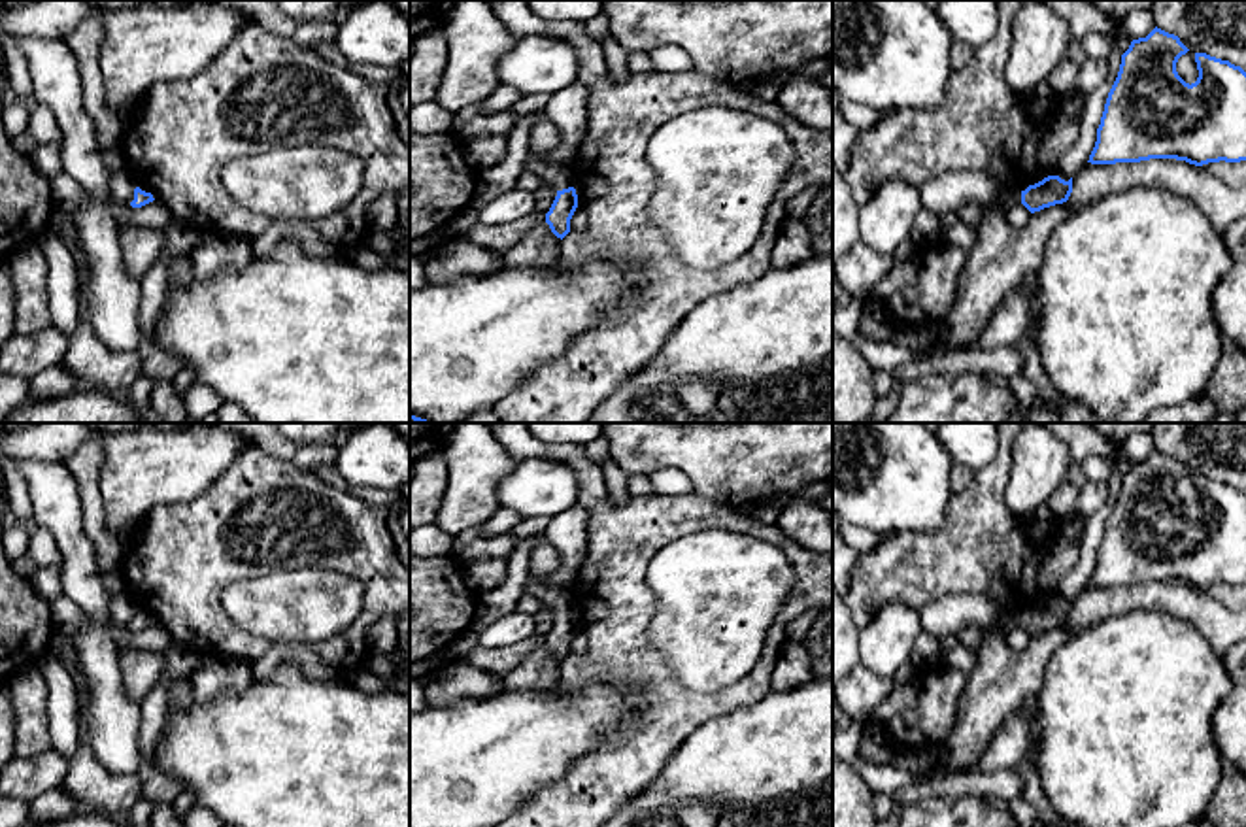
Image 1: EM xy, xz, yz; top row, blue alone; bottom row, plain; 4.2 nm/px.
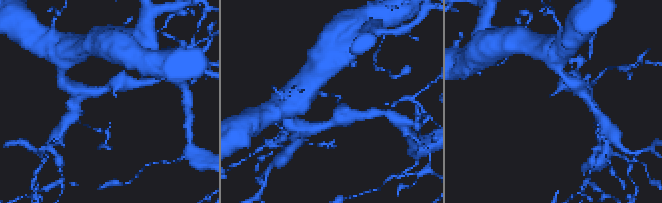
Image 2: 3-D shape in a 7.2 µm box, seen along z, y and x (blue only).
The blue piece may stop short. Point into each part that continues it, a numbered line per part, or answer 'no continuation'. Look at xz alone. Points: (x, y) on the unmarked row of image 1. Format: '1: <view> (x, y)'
1: xz (538, 586)

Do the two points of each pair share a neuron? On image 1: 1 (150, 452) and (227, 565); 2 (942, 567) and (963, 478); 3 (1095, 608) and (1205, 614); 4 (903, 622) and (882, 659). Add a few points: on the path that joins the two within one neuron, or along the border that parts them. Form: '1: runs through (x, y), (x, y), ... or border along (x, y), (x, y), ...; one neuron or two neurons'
1: border along (219, 476), (187, 503), (155, 505), (142, 520); two neurons
2: border along (975, 471), (969, 484), (952, 495); two neurons
3: runs through (1122, 599), (1178, 601); one neuron
4: runs through (893, 631), (884, 650); one neuron

